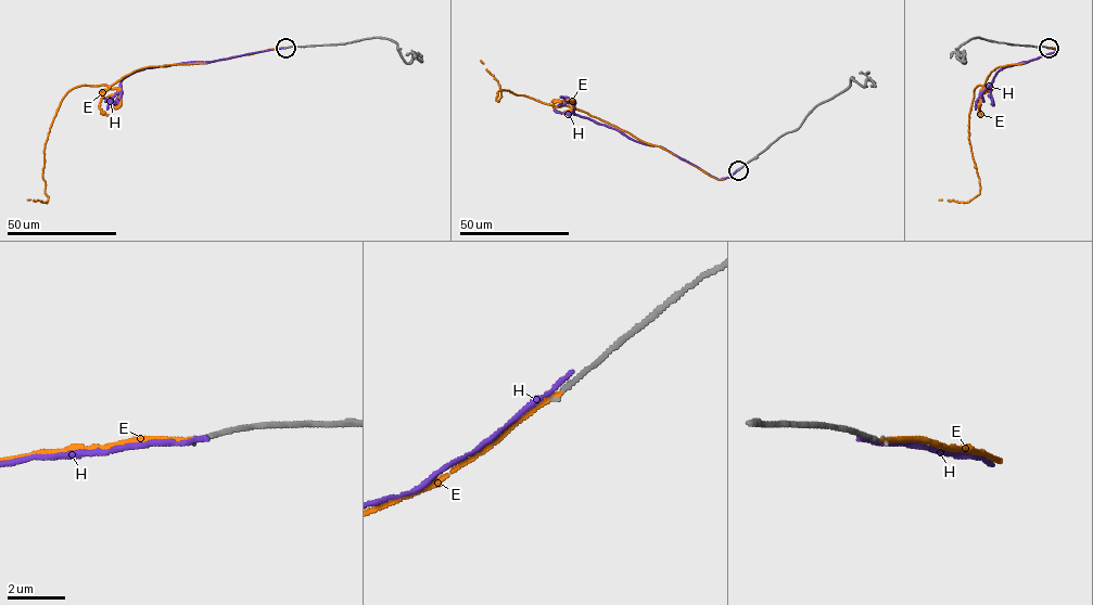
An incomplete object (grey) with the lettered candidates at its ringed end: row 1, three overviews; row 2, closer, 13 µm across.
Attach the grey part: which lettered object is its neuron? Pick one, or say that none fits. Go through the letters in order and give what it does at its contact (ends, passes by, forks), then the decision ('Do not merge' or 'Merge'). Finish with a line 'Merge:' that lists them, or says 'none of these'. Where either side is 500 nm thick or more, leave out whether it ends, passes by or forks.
E: It ends there. Merge
H: It ends there. Do not merge
Merge: E

